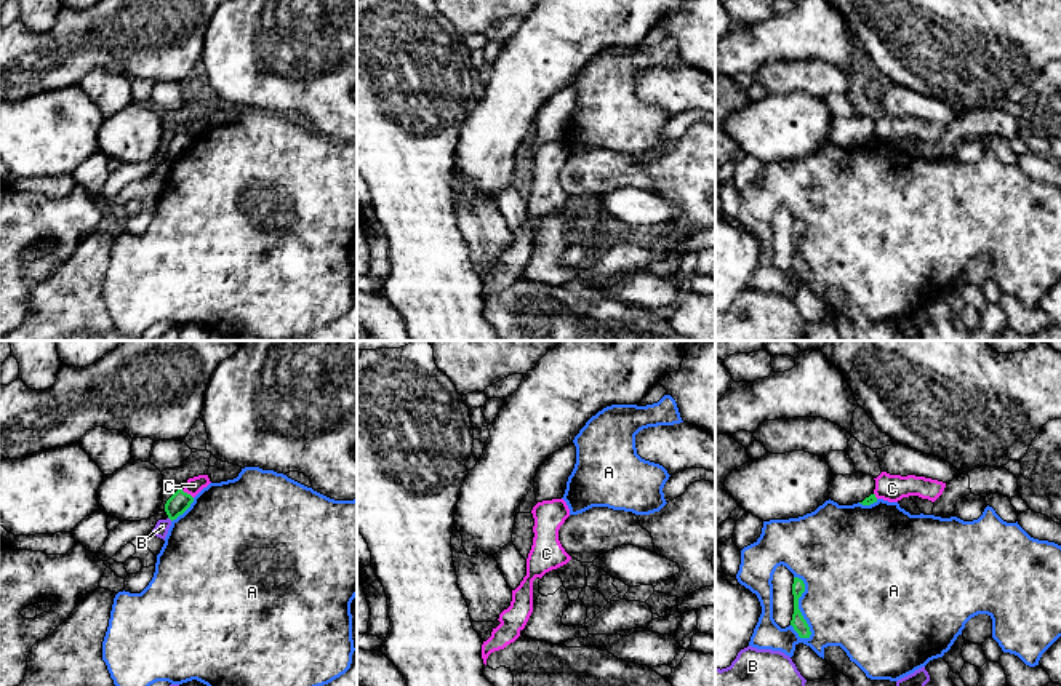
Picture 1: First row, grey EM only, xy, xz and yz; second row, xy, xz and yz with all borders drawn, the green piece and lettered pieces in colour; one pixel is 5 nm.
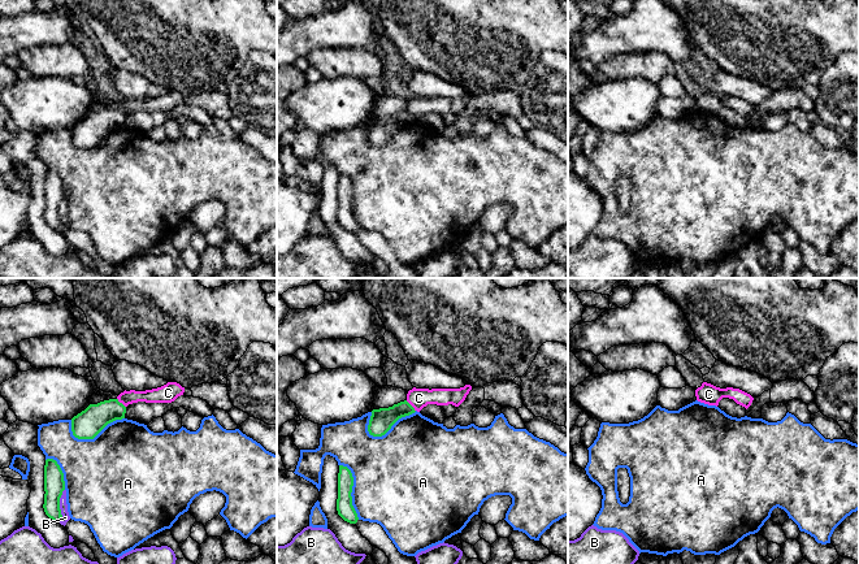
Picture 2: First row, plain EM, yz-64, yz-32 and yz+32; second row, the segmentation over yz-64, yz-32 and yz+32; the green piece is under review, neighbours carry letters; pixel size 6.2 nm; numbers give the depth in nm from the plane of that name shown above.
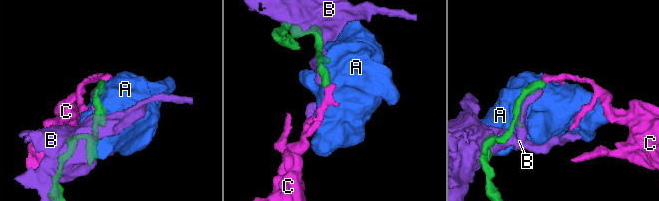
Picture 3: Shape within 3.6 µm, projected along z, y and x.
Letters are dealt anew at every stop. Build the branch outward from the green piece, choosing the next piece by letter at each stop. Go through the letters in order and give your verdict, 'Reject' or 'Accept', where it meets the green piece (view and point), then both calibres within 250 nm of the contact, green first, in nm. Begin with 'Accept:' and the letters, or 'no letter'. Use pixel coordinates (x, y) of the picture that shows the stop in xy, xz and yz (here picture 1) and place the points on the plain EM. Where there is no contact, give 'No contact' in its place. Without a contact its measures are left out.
Accept: no letter
A: Reject. Touches green at yz (797, 248). Thickness 70 nm (green) against 440 nm
B: Reject. Touches green at xy (170, 160). Thickness 100 nm (green) against 70 nm
C: Reject. Touches green at xy (186, 135). Thickness 100 nm (green) against 80 nm

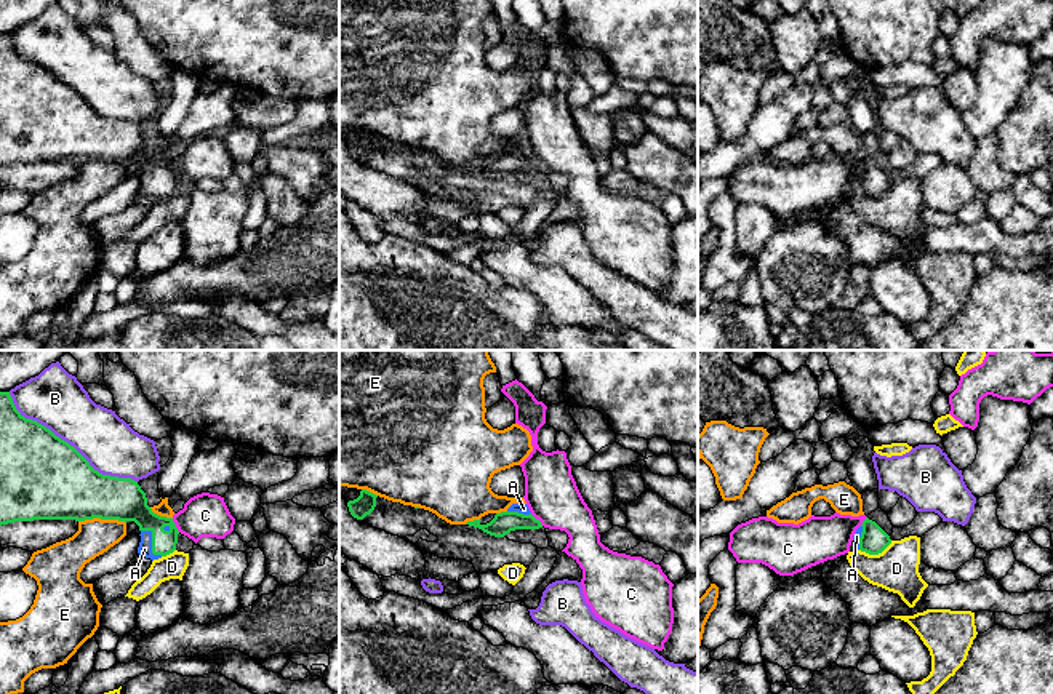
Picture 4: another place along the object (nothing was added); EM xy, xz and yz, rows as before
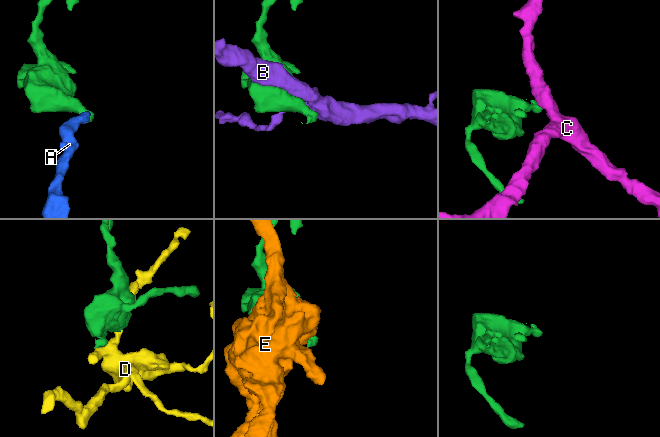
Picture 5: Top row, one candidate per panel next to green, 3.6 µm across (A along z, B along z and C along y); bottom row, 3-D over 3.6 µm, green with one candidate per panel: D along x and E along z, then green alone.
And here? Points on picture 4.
Accept: A
A: Accept. Touches green at xy (152, 184). Thickness 200 nm (green) against 70 nm
B: Reject. Touches green at xy (68, 85). Thickness 420 nm (green) against 300 nm
C: Reject. Touches green at xy (175, 167). Thickness 180 nm (green) against 220 nm
D: Reject. Touches green at yz (876, 195). Thickness 140 nm (green) against 220 nm
E: Reject. Touches green at xy (103, 160). Thickness 340 nm (green) against 180 nm

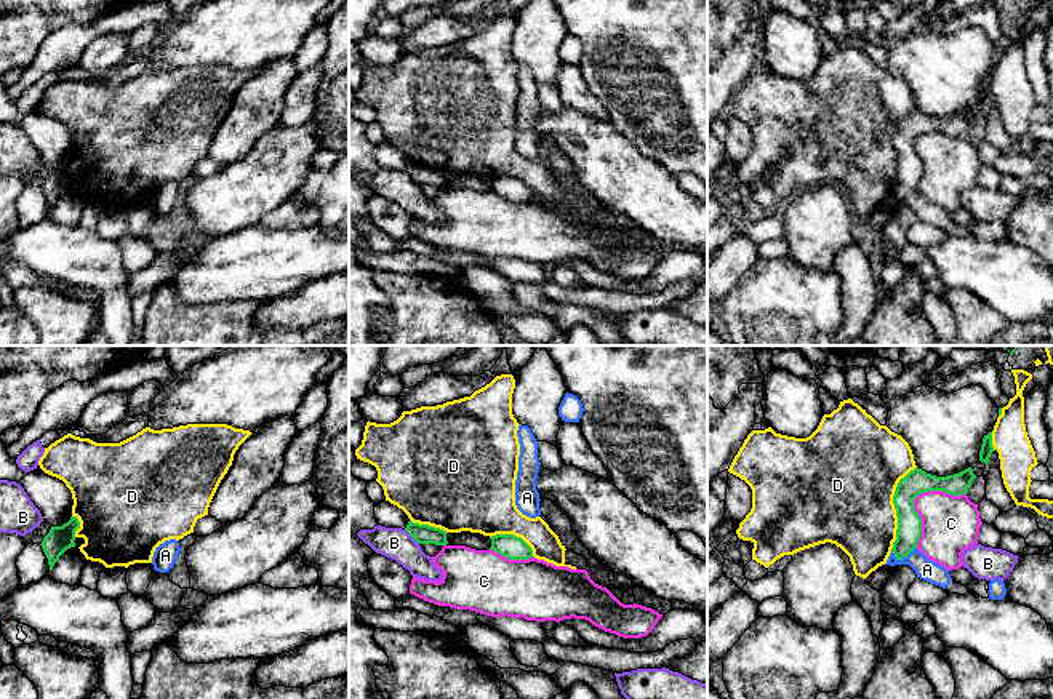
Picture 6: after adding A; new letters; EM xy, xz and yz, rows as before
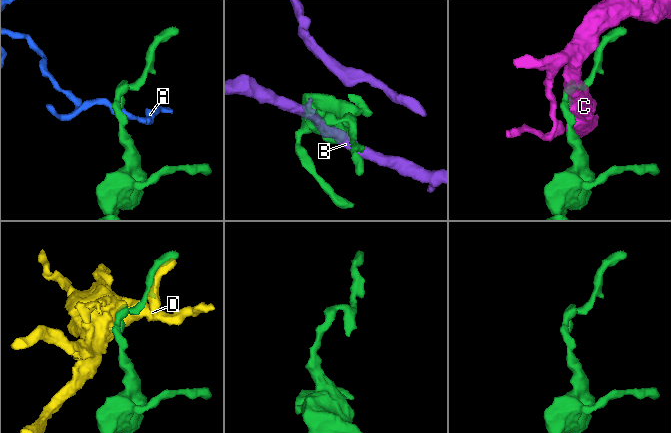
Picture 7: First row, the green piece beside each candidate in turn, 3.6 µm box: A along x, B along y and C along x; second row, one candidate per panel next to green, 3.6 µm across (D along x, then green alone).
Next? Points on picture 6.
Accept: no letter
A: Reject. Touches green at yz (903, 199). Thickness 130 nm (green) against 110 nm
B: Reject. Touches green at xz (410, 176). Thickness 100 nm (green) against 160 nm
C: Reject. Touches green at yz (916, 138). Thickness 130 nm (green) against 280 nm
D: Reject. Touches green at yz (895, 149). Thickness 130 nm (green) against 460 nm

